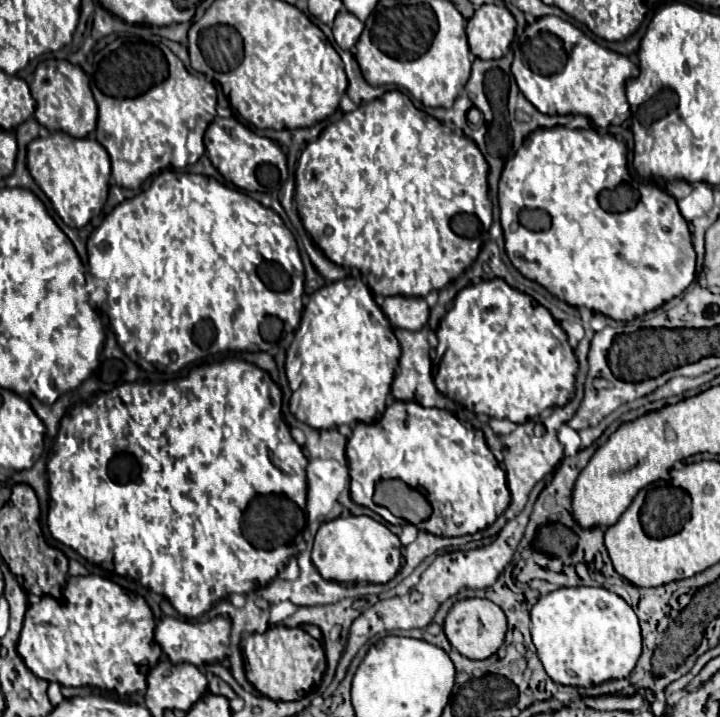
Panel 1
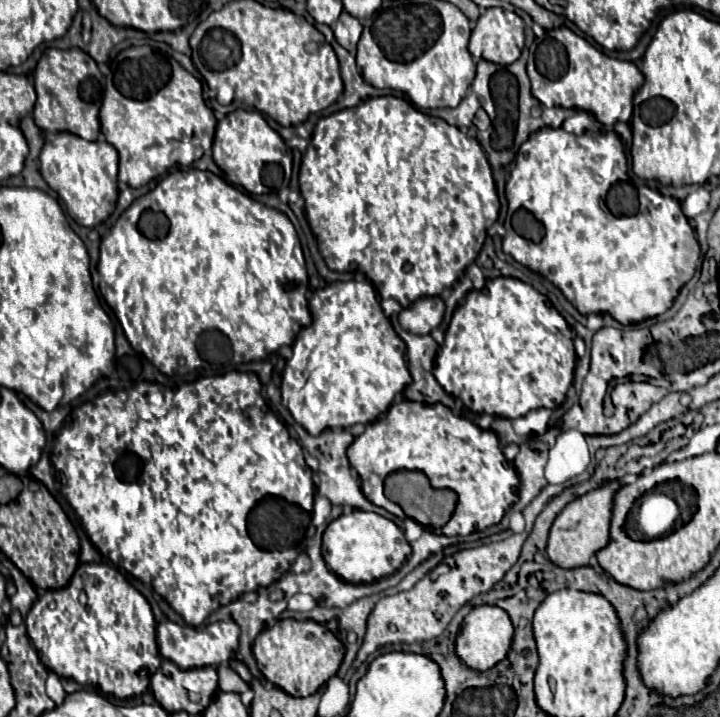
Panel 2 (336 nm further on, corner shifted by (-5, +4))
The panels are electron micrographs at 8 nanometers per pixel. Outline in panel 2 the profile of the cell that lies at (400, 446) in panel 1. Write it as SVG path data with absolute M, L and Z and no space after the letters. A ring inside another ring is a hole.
M402 400L400 404L392 404L384 418L368 424L366 430L358 438L354 438L354 442L348 448L348 460L360 474L360 488L364 496L372 504L382 508L386 508L388 502L382 492L384 478L396 470L424 472L434 488L454 490L458 494L458 502L448 524L440 528L444 536L468 536L474 530L484 530L488 526L494 526L502 520L506 508L510 508L518 500L518 474L510 466L510 462L506 462L497 435L492 430L482 430L474 426L472 421L455 415L446 406L422 404L412 400Z

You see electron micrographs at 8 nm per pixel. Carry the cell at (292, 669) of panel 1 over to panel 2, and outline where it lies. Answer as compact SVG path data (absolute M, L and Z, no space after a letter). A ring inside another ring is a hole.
M290 618L278 620L272 628L258 634L252 650L258 662L258 670L266 676L266 680L276 684L290 696L314 694L328 682L328 678L336 674L344 656L342 642L330 630L324 630L324 626L316 624L314 620L298 622Z

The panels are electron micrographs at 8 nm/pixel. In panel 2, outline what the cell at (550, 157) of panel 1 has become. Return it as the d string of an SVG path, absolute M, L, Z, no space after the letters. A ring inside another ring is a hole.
M542 128L532 132L520 146L514 170L506 182L508 212L502 242L506 254L558 286L580 314L608 312L624 326L666 312L680 288L694 276L701 258L696 232L682 214L680 202L676 198L662 196L658 190L646 185L639 186L637 194L635 186L626 181L627 164L623 143L614 130L586 132L582 136L570 134L564 128ZM519 208L530 210L544 224L546 232L538 244L522 238L512 228L511 218Z

